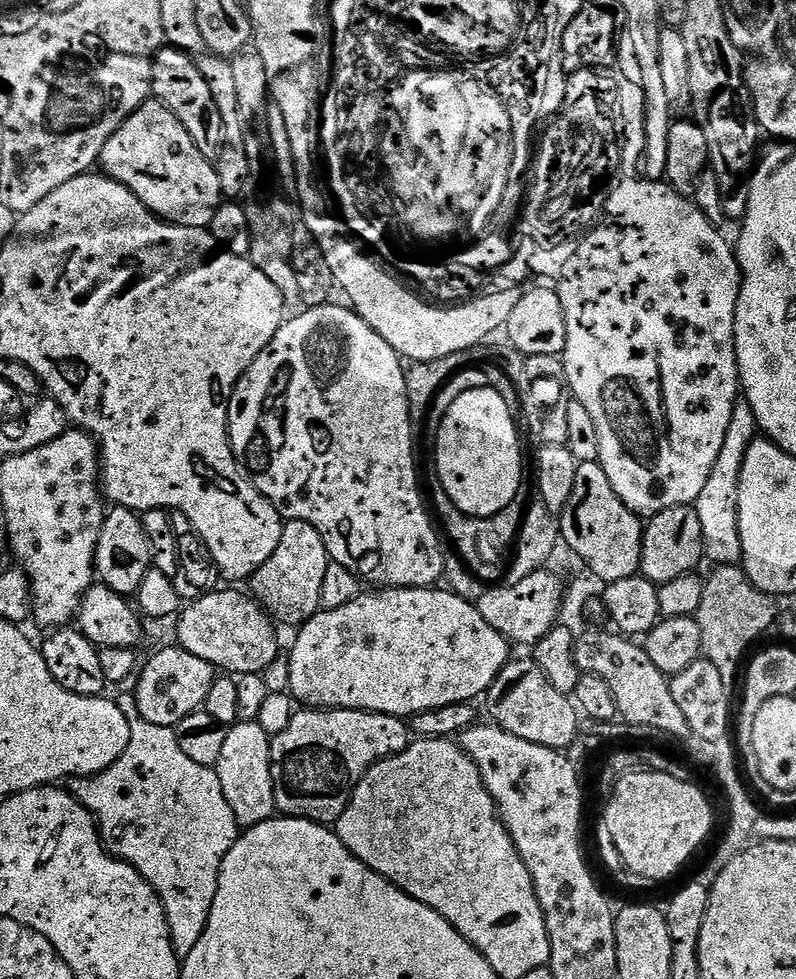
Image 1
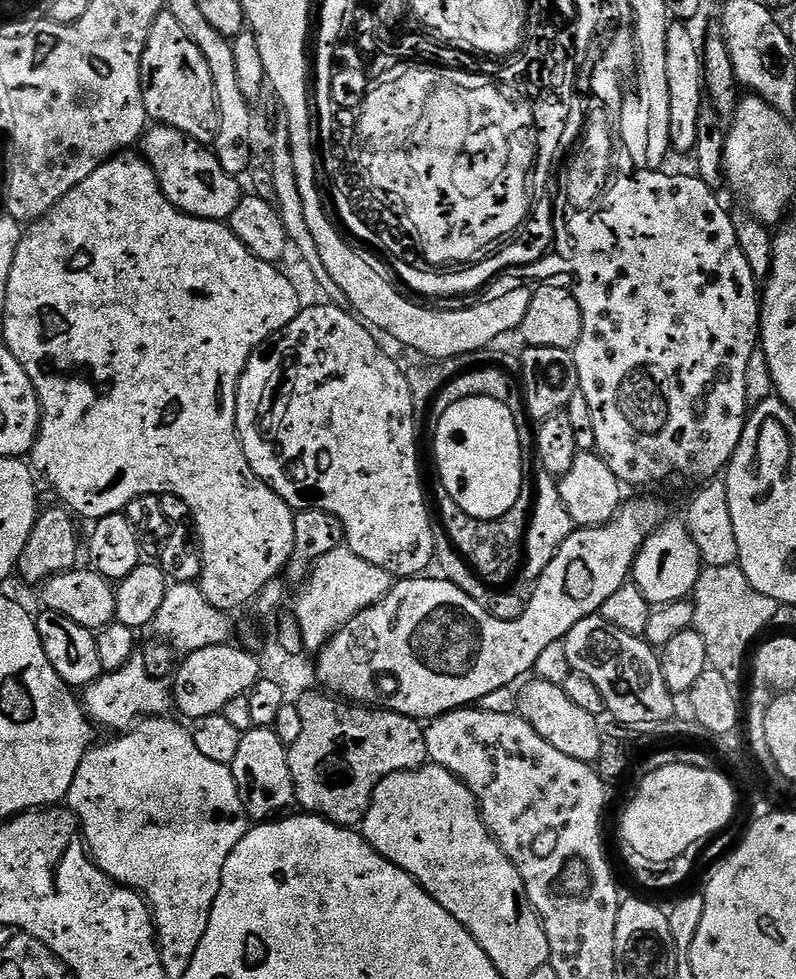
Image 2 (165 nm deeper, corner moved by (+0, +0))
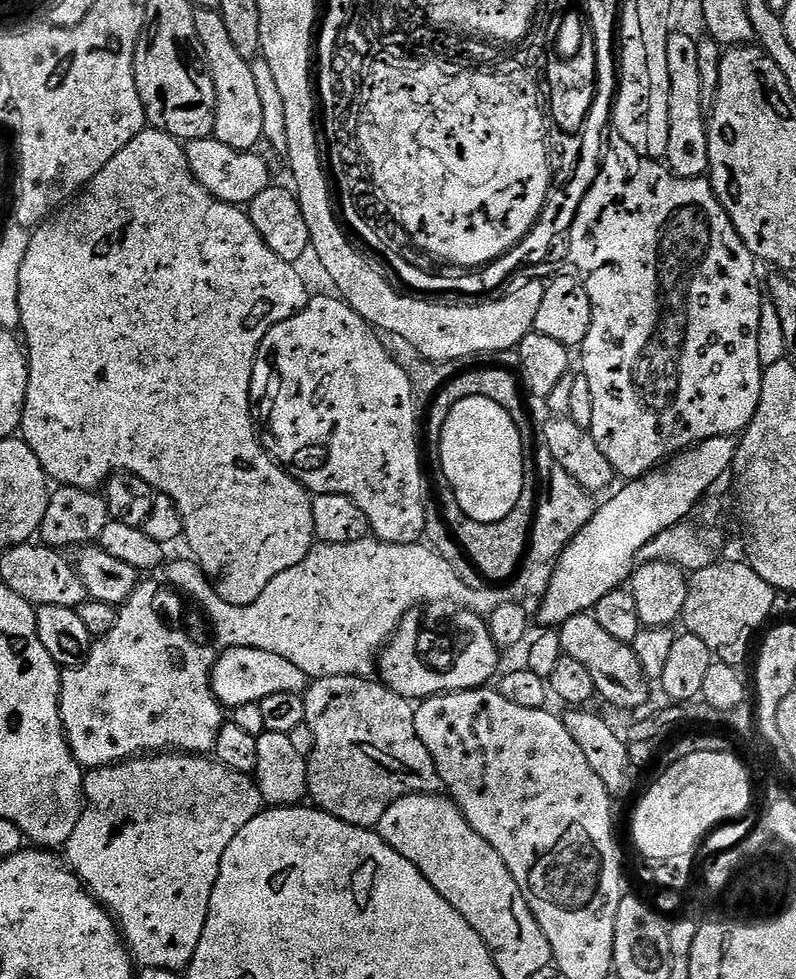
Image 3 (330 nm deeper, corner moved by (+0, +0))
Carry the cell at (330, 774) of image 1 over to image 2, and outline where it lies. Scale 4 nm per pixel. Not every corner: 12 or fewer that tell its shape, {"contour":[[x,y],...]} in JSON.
{"contour":[[311,690],[295,803],[355,829],[382,778],[429,763],[410,716]]}

